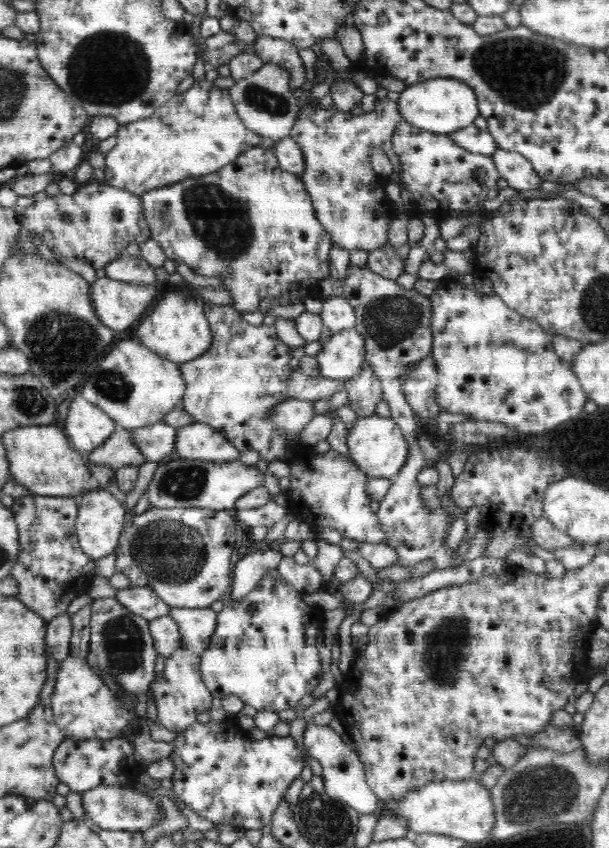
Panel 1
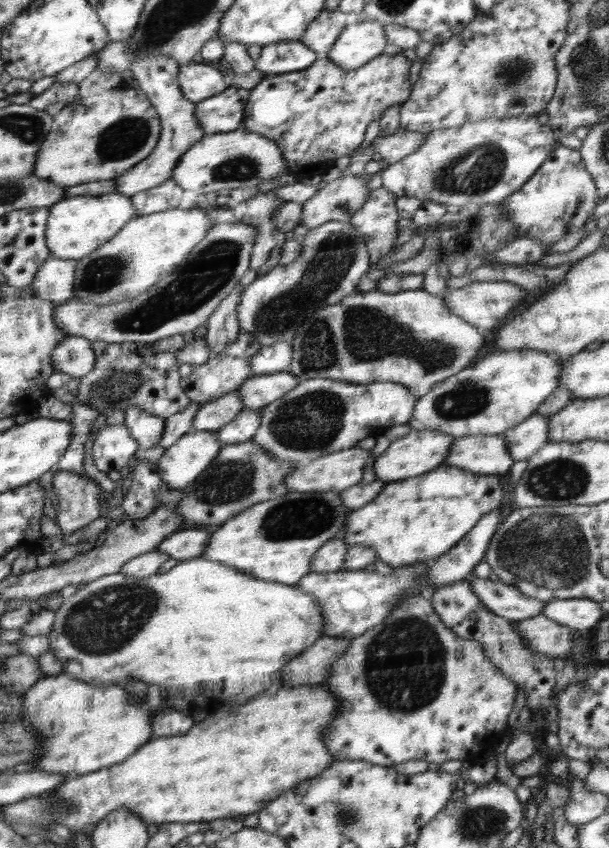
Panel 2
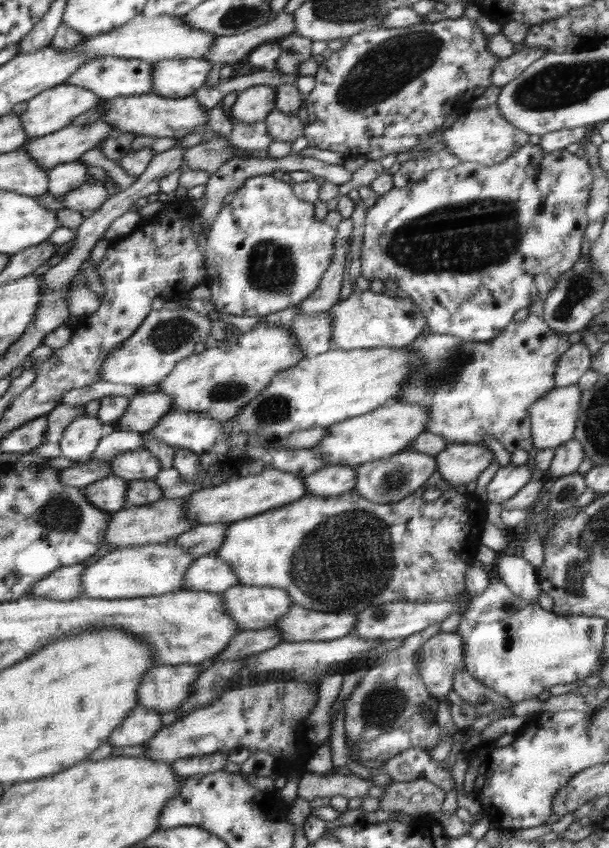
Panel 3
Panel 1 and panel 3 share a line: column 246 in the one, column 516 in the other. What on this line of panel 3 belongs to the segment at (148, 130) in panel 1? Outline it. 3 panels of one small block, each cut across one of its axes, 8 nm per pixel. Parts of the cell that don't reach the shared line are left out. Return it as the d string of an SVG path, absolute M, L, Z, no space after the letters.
M497 103L482 109L468 108L460 112L458 119L451 126L439 133L442 133L440 143L444 142L443 148L452 152L462 163L474 162L486 166L505 161L514 151L528 143L530 138L530 134L516 128L501 115Z

